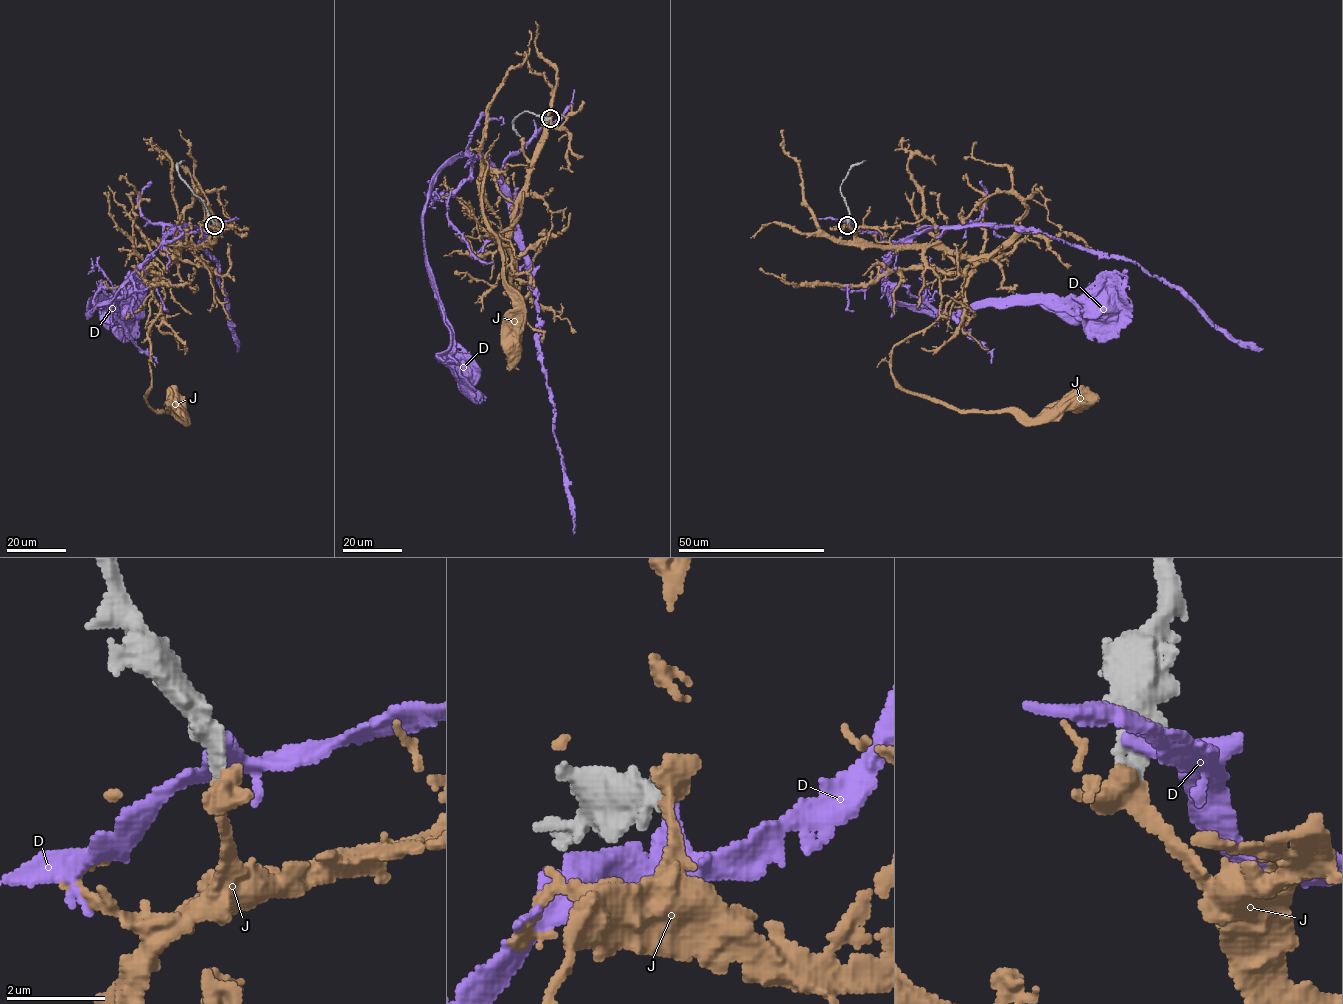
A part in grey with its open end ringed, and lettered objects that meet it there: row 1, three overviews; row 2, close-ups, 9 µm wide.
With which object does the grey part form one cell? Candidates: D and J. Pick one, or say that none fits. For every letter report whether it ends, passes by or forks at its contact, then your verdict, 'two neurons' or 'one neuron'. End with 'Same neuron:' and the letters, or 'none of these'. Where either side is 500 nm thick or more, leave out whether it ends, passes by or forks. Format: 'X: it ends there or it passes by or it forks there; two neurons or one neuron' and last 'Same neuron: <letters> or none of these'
D: two neurons
J: one neuron
Same neuron: J

